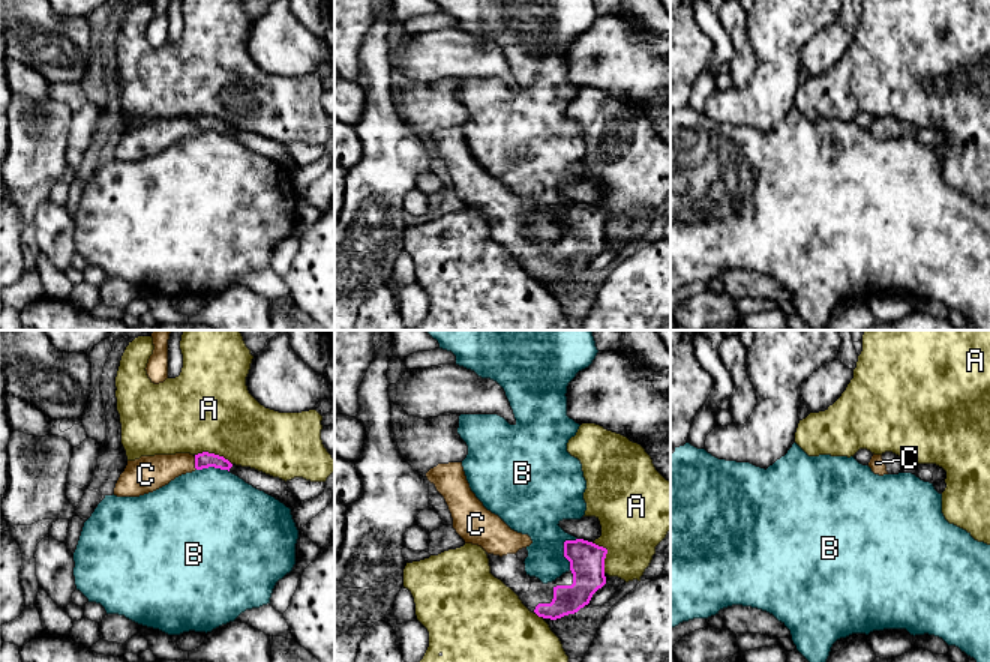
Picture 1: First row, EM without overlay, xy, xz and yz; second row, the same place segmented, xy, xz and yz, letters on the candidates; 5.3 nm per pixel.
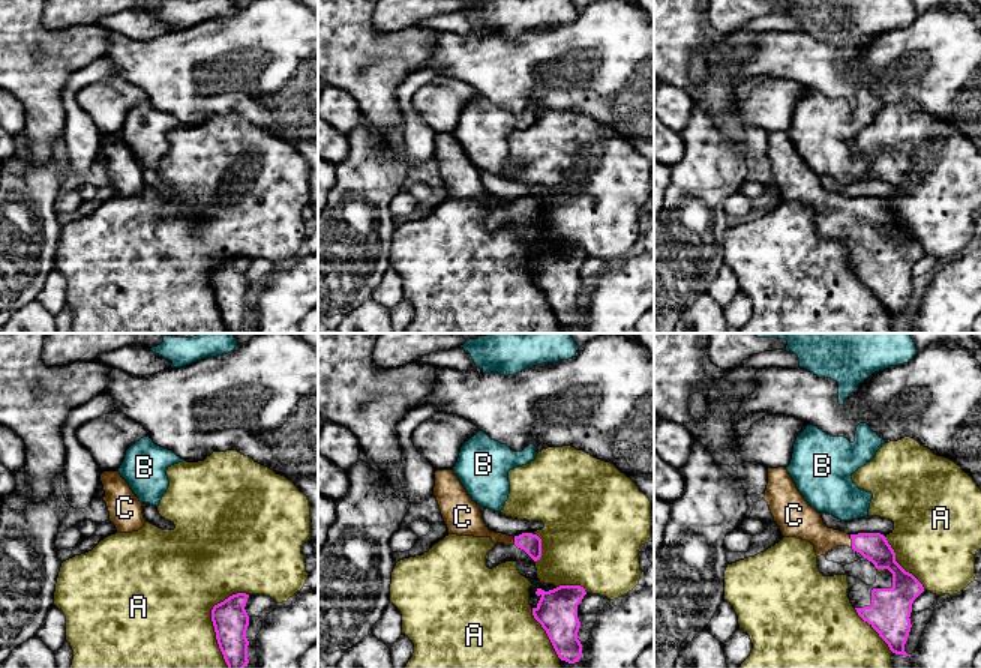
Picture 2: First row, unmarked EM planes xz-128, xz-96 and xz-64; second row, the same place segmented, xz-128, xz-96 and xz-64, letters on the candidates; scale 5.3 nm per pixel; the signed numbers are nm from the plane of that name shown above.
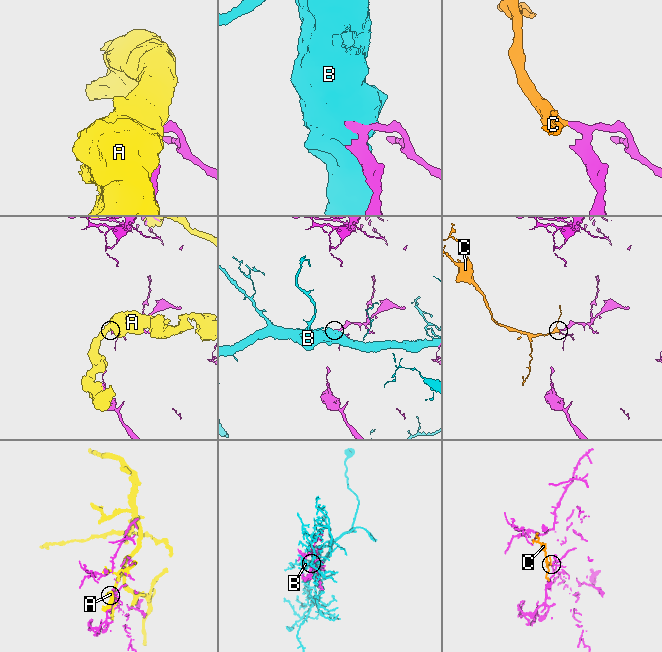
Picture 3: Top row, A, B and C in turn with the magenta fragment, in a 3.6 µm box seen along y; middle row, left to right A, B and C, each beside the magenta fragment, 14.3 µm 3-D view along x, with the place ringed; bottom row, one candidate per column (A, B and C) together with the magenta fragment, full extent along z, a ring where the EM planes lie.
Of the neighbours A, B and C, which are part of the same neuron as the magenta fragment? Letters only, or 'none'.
C

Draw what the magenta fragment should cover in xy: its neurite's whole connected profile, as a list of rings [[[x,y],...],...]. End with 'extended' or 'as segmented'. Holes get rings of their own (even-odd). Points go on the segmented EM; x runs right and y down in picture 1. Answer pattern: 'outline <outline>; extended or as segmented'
outline [[[208,452],[195,456],[190,453],[141,456],[128,461],[116,483],[114,495],[140,497],[168,485],[182,474],[208,467],[230,471],[232,464],[224,456]]]; extended

